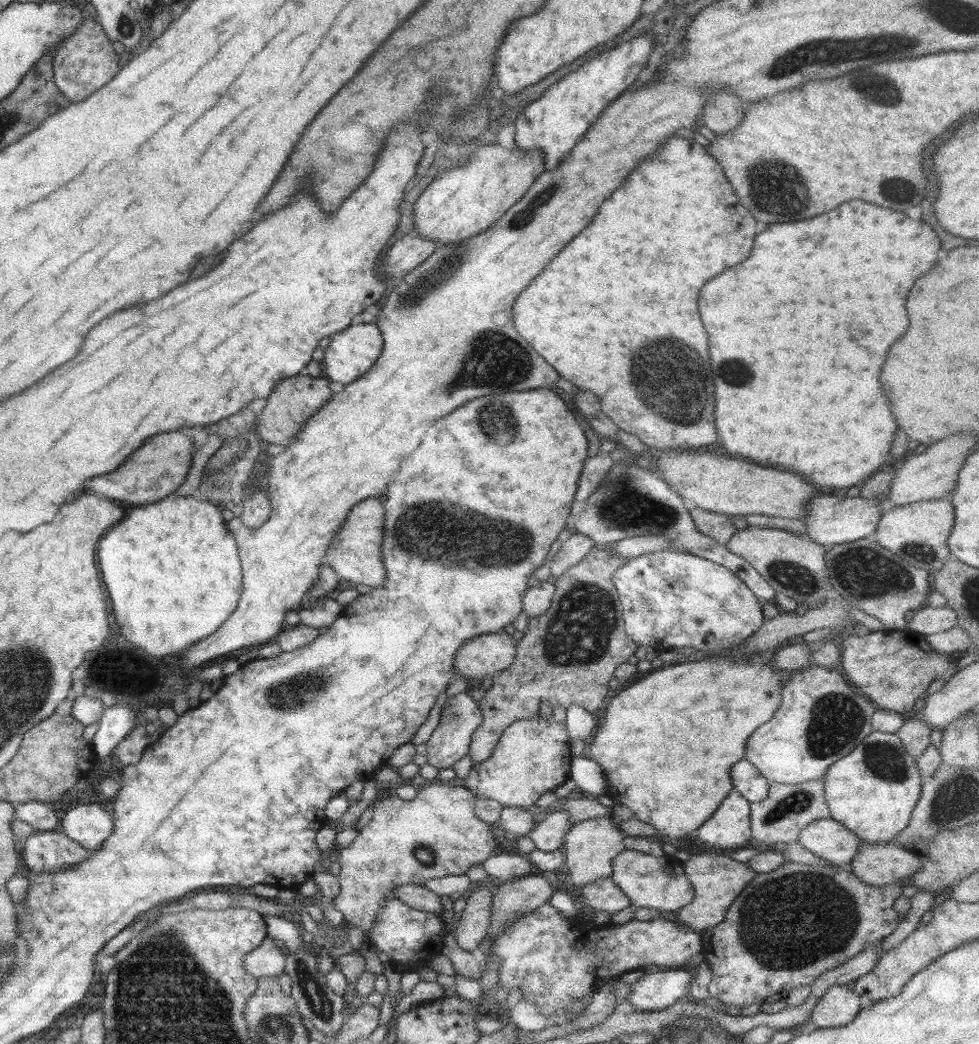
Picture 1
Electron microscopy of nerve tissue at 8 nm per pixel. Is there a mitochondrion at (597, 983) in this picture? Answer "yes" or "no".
no

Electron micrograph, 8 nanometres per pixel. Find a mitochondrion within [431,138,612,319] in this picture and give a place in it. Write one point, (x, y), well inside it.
(524, 217)

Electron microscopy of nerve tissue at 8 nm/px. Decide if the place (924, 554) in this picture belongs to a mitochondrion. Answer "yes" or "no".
yes

